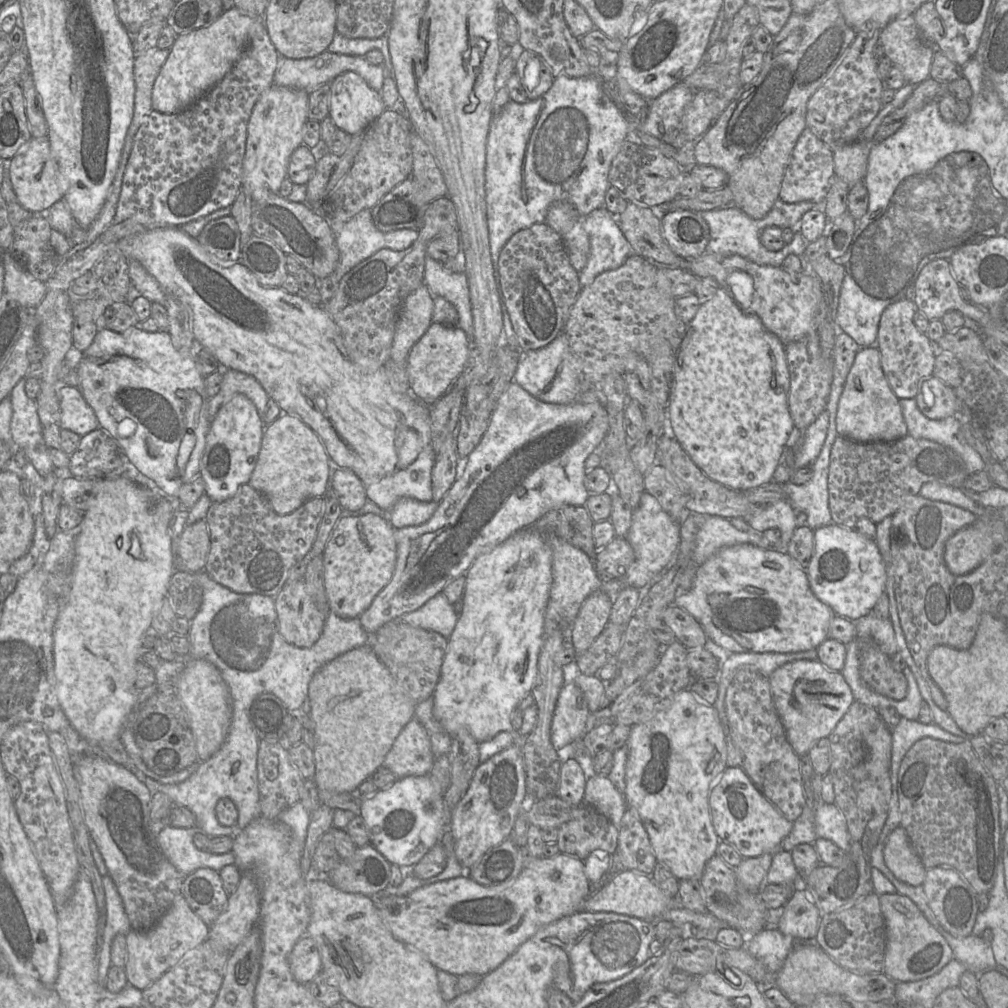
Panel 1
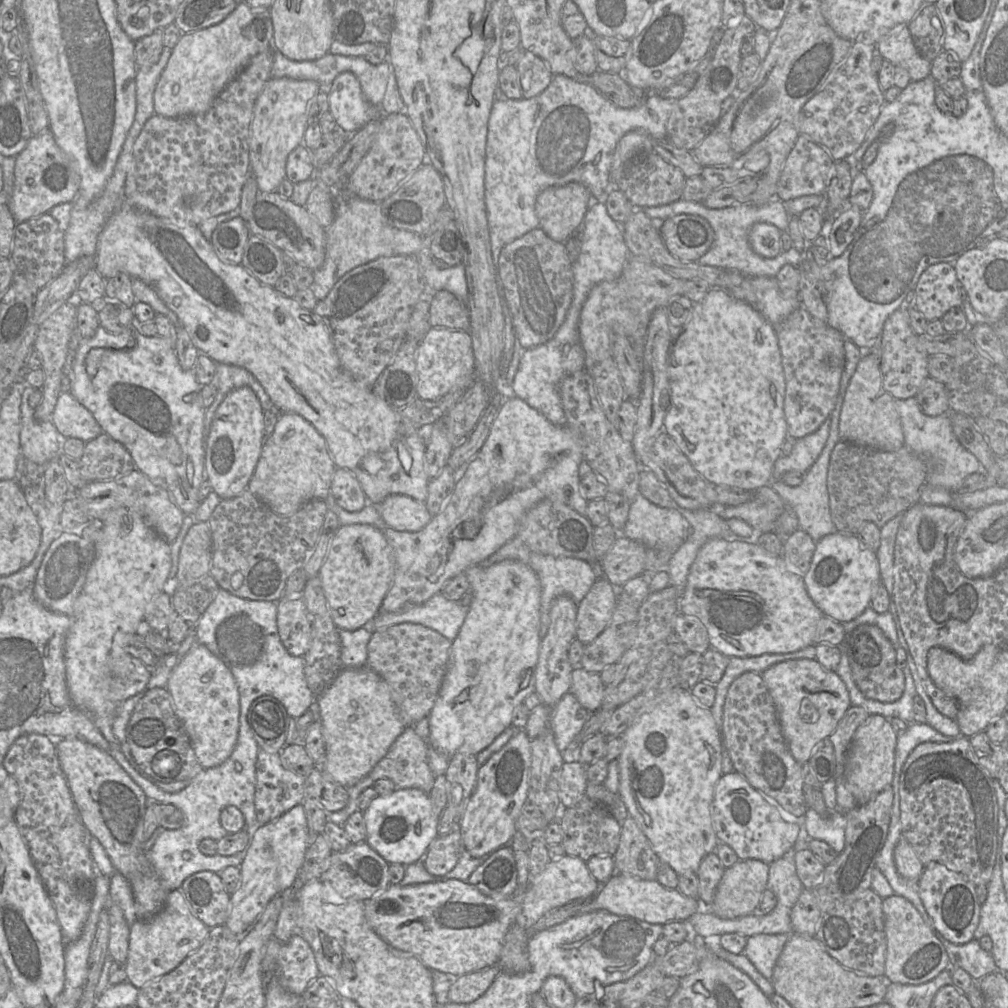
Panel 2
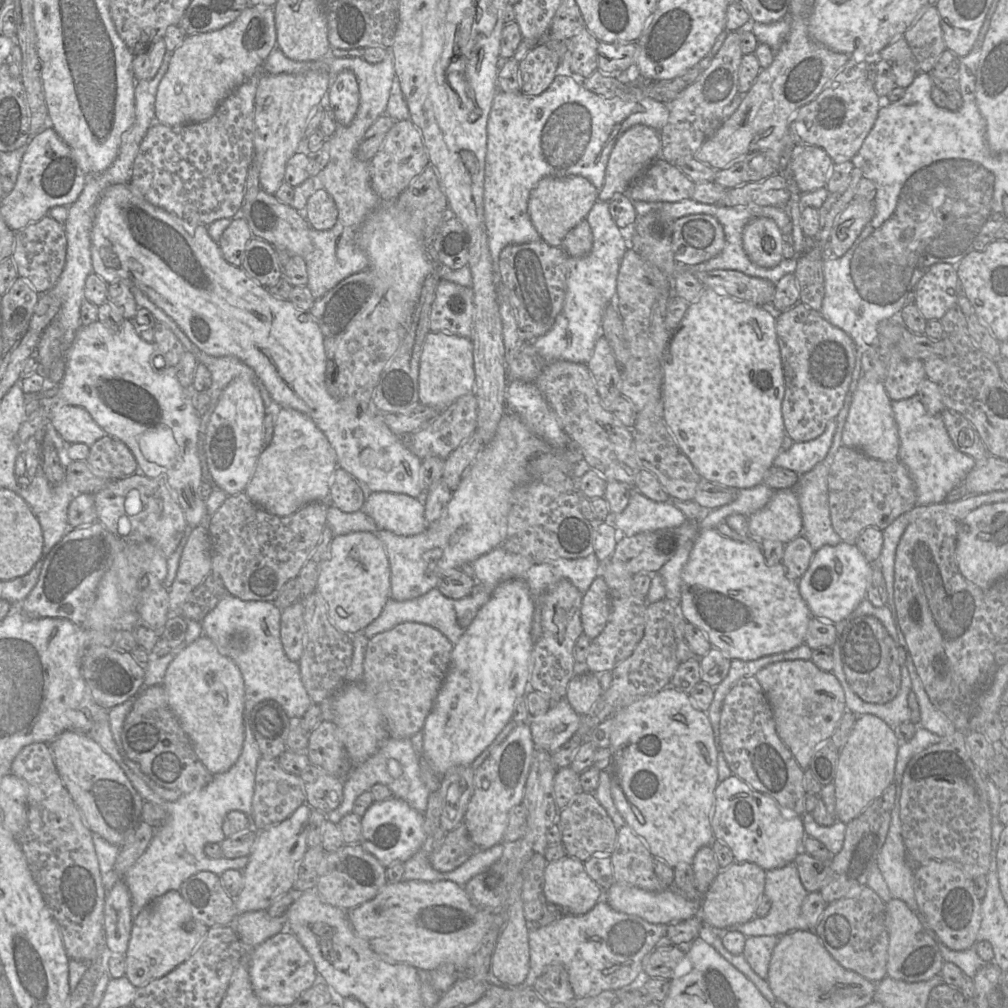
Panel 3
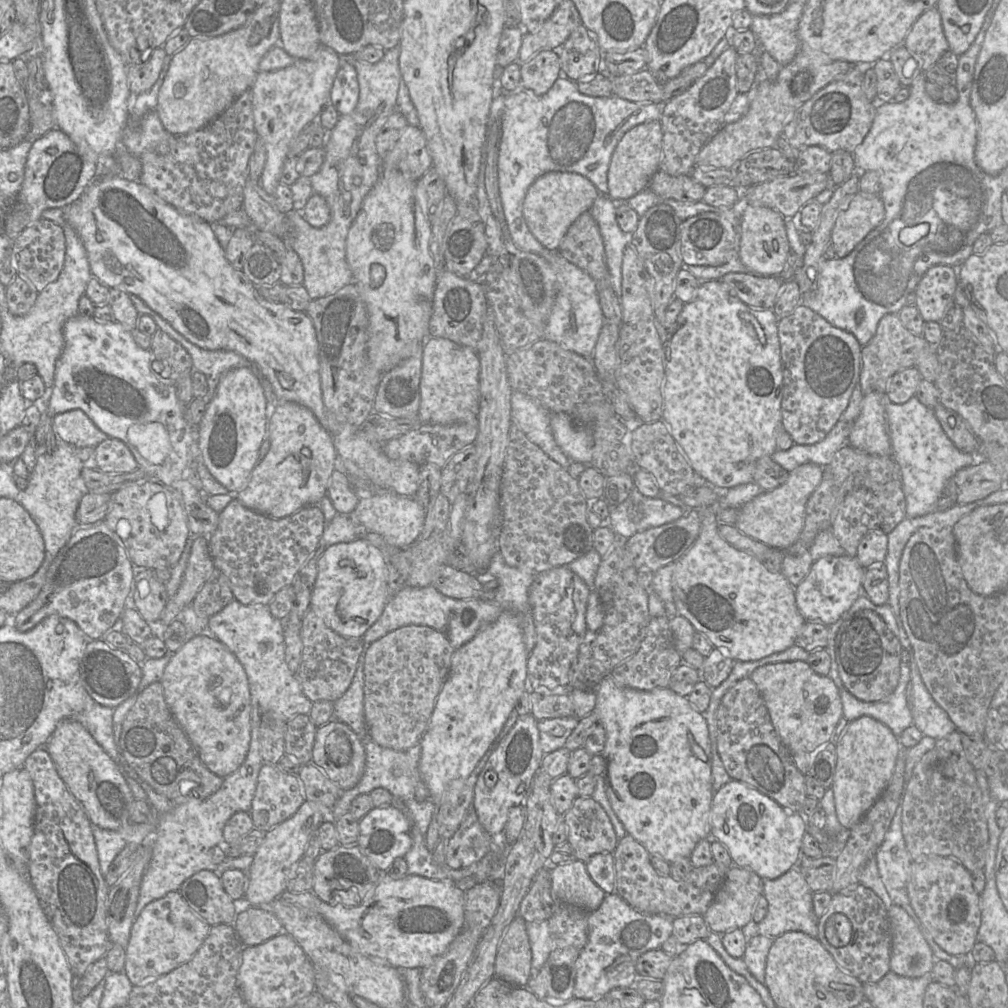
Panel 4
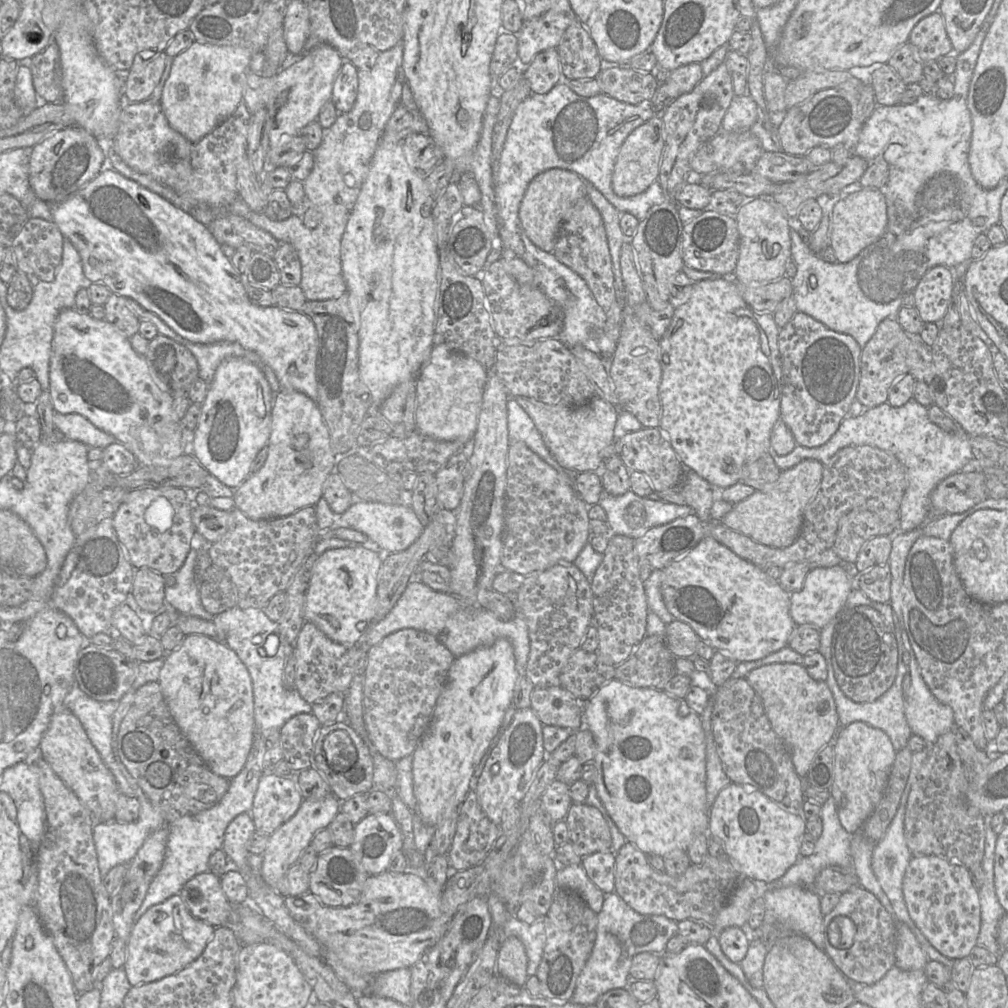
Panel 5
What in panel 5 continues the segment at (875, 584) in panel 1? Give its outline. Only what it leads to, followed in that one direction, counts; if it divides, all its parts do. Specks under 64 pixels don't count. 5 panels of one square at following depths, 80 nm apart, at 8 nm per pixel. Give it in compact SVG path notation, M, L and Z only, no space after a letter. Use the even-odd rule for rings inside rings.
M842 564L818 567L808 572L802 588L790 595L790 616L796 626L814 625L822 629L837 616L854 588L851 567Z

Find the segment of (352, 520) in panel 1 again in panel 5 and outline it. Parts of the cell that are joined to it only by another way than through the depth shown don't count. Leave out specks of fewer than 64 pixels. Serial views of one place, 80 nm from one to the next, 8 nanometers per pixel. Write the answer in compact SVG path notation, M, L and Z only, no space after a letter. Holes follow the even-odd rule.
M375 546L330 549L313 565L306 592L304 620L314 623L328 638L356 646L372 627L376 610L378 574L384 553Z

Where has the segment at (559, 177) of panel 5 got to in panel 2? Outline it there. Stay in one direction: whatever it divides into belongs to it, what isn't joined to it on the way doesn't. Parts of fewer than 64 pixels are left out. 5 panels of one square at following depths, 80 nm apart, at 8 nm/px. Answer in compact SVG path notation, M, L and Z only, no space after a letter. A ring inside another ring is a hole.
M581 183L549 187L536 199L539 226L551 239L565 243L580 230L592 202L590 191Z

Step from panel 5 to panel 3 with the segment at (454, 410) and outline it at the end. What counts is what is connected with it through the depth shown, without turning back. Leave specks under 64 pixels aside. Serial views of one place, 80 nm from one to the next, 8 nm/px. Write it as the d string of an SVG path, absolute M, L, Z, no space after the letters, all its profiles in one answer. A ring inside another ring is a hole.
M432 332L426 336L419 366L419 402L446 409L461 396L473 393L475 368L472 340L447 332Z

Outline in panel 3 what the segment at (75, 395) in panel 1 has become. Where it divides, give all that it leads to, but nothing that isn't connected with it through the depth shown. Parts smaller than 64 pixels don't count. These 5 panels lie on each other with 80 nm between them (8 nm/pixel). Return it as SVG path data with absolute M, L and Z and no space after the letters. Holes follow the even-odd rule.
M54 405L51 423L66 444L84 443L90 447L107 434L80 406Z

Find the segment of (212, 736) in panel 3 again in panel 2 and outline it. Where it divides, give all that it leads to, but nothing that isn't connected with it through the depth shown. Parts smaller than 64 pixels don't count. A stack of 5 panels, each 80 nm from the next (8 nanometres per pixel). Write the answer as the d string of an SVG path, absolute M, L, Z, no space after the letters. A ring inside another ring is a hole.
M196 643L179 659L166 688L202 767L224 763L235 749L239 733L240 695L231 670L206 646Z

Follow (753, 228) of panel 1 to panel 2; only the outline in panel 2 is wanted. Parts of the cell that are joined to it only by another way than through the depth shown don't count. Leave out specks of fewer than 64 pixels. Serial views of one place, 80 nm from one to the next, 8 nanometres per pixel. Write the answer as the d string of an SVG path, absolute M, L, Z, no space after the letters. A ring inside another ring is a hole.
M681 198L667 205L635 209L643 209L653 220L666 220L680 214L698 215L707 220L713 229L714 239L710 249L699 259L699 263L705 266L737 271L745 276L776 277L784 265L791 264L798 266L802 261L802 253L794 247L774 258L764 258L756 254L750 246L748 239L749 230L756 223L765 222L773 224L780 231L788 231L789 214L784 203L779 198L775 198L762 206L741 204L721 209L707 208L702 203L687 201Z

